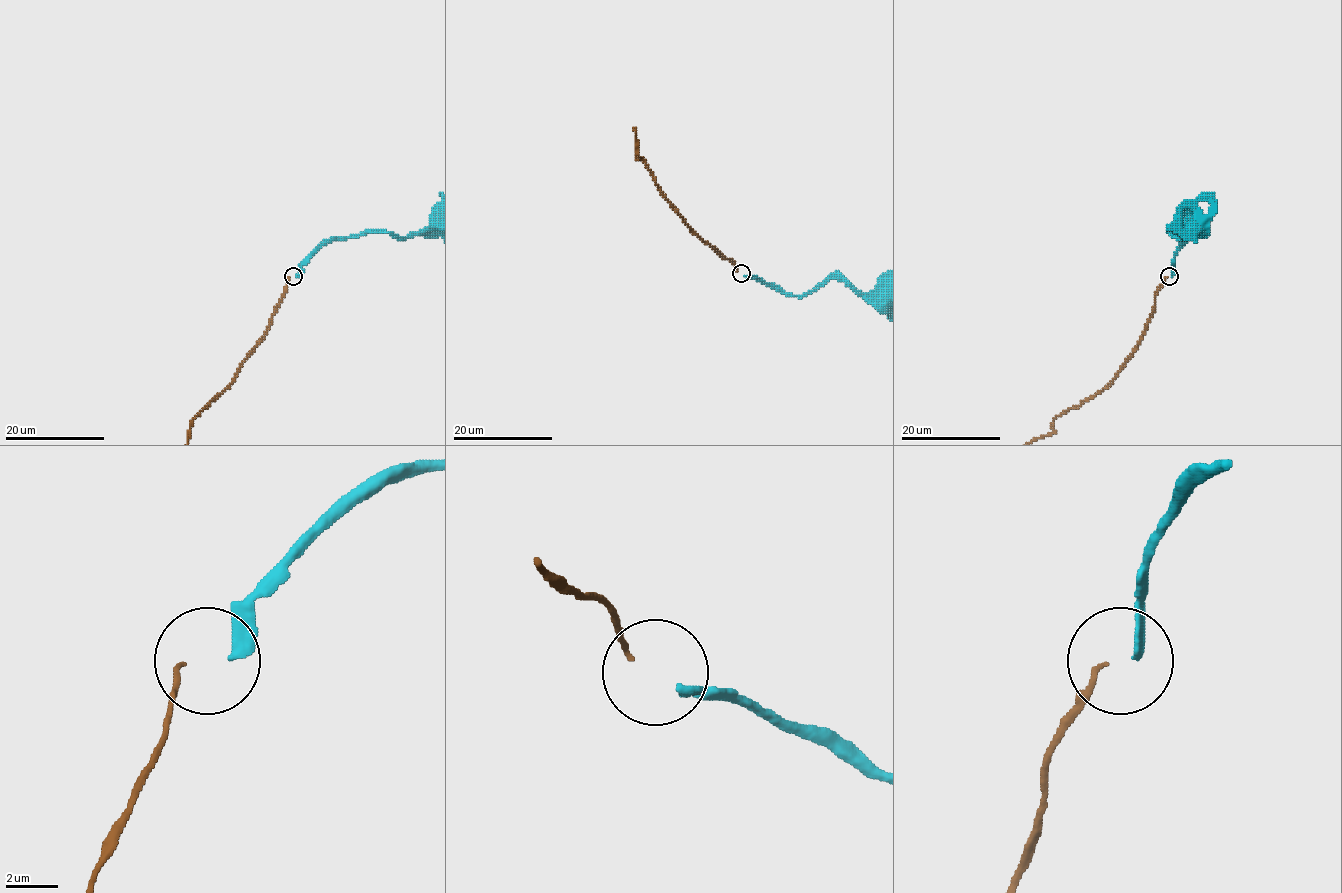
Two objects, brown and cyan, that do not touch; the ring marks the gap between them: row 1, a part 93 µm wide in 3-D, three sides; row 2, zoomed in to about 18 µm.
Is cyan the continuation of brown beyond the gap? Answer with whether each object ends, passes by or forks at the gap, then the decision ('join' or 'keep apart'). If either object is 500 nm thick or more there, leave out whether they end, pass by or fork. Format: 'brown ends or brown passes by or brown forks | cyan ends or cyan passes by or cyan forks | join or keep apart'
brown ends | cyan ends | keep apart

